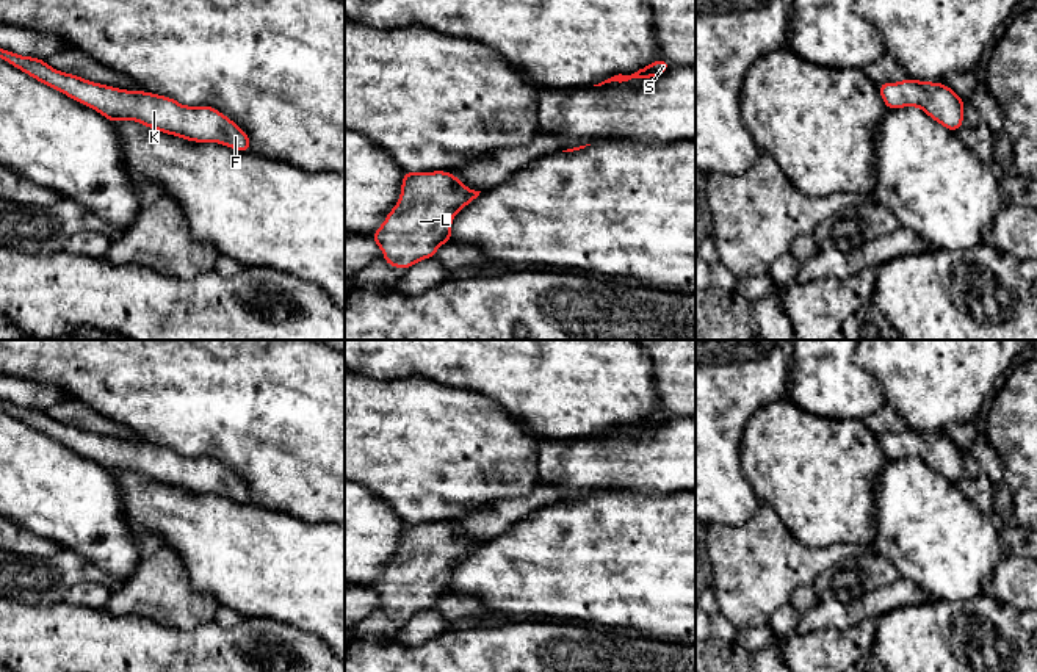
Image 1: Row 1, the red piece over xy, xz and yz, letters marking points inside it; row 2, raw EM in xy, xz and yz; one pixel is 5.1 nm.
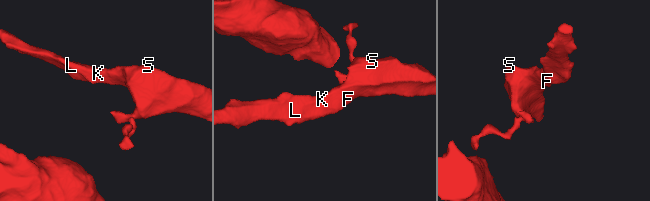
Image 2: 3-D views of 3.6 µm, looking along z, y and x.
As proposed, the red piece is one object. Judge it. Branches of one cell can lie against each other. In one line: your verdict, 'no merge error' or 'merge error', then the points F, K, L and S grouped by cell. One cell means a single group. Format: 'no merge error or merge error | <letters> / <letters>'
no merge error | F K L S

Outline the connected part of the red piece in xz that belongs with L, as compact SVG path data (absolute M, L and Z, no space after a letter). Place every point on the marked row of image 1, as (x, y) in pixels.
M450 171L403 172L399 202L390 210L382 226L371 235L388 266L409 269L420 260L434 258L437 247L451 240L451 221L457 211L473 202L481 191L467 188Z

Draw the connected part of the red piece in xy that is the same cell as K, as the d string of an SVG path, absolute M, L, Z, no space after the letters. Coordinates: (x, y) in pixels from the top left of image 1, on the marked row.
M2 47L0 58L72 100L96 110L111 124L117 119L136 121L186 141L219 143L238 152L251 150L249 135L213 107L185 107L172 97L94 83L60 72L41 58L22 56Z

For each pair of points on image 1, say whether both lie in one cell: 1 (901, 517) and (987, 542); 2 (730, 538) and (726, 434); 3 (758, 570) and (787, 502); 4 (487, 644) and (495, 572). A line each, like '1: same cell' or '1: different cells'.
1: same cell
2: different cells
3: different cells
4: different cells

